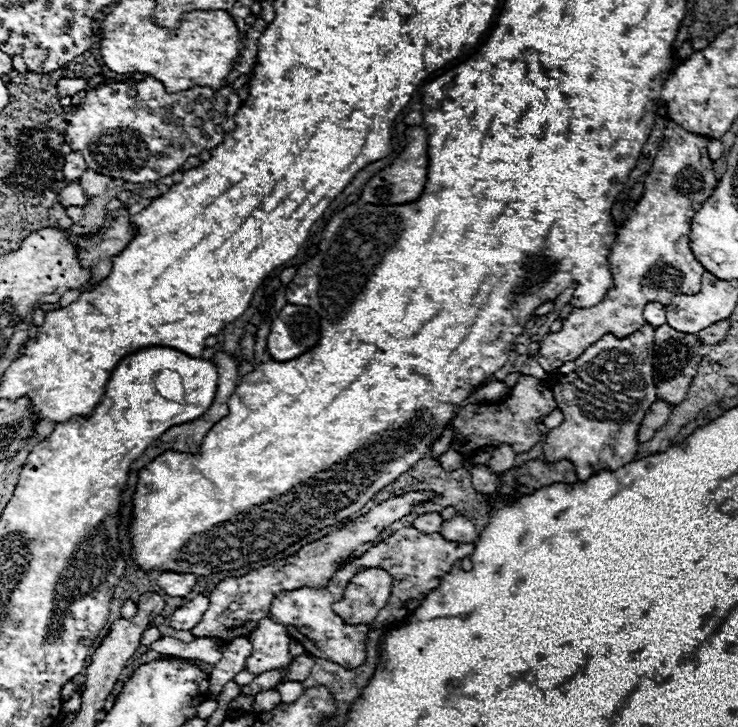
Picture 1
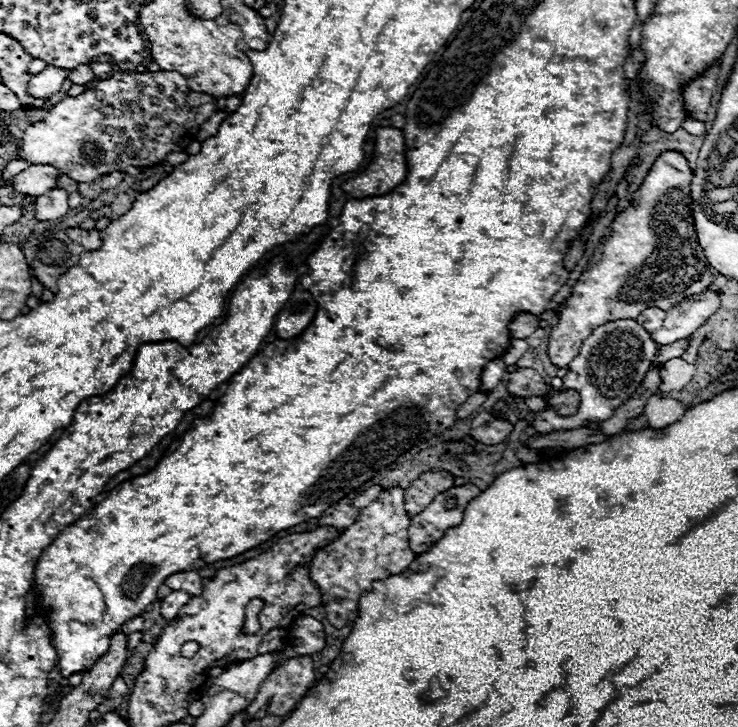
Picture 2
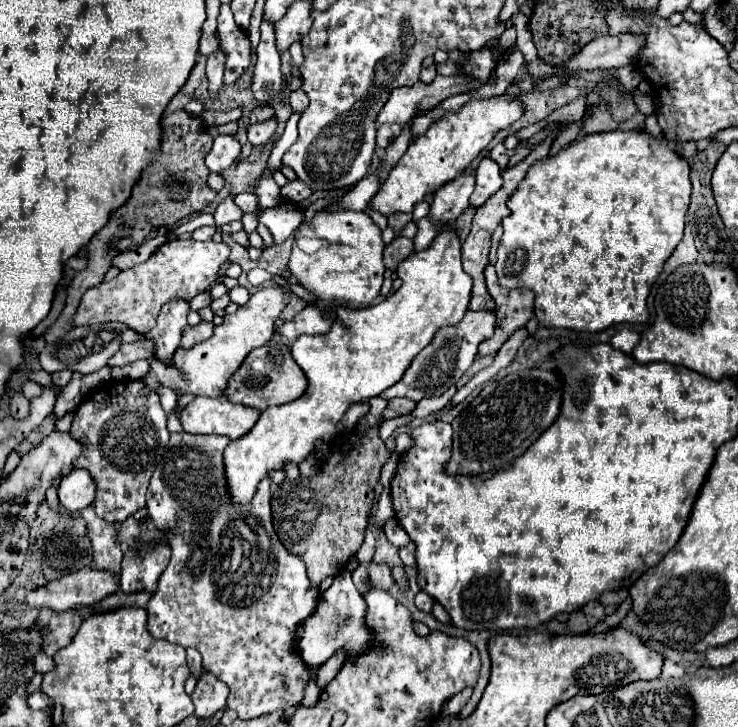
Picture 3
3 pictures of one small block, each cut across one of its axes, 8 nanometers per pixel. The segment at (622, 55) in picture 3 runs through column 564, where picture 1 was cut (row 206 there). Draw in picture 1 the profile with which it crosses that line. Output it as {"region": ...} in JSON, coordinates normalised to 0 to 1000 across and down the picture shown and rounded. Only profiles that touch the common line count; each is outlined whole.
{"region":[[[98,250],[98,253],[87,256],[79,264],[79,281],[84,281],[87,286],[92,286],[92,283],[117,283],[119,272],[114,270],[111,256],[106,250]]]}

